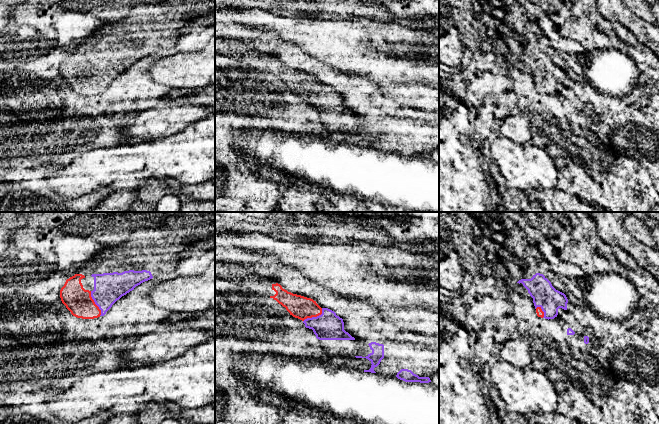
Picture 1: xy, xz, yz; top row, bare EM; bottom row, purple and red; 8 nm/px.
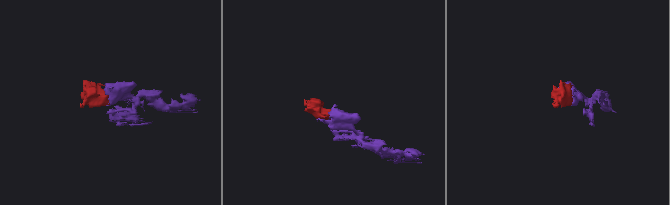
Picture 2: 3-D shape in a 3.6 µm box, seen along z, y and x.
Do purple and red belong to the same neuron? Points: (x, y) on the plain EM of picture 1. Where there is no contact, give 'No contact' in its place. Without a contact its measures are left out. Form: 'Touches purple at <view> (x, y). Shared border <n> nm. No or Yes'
Touches purple at xy (95, 79). Shared border 220 nm. Yes

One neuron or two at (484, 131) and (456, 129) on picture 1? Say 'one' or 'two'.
two

